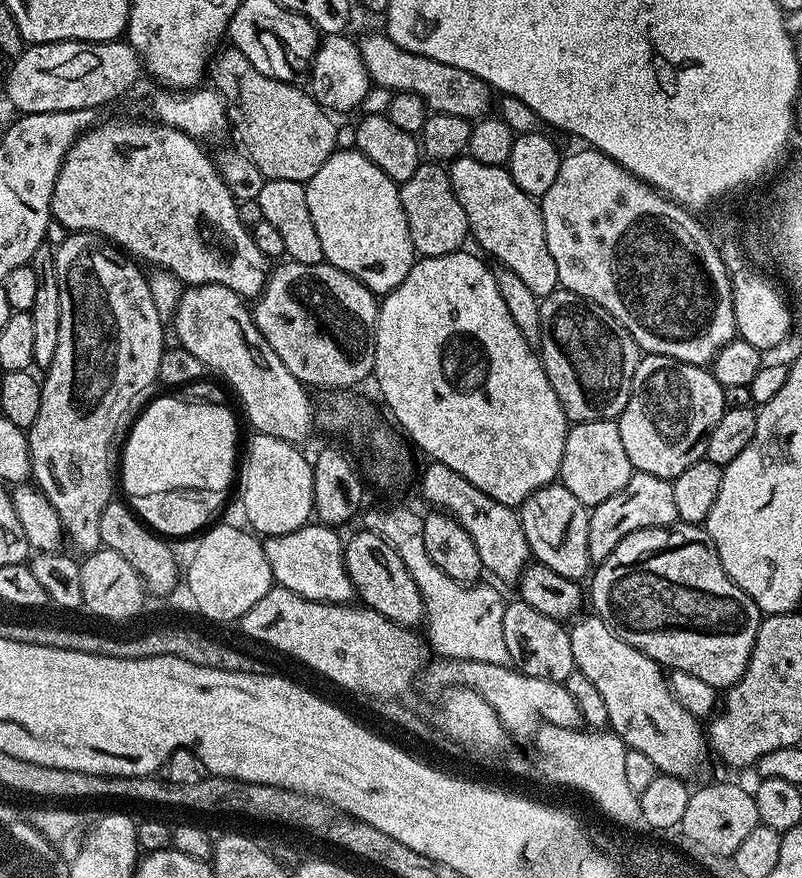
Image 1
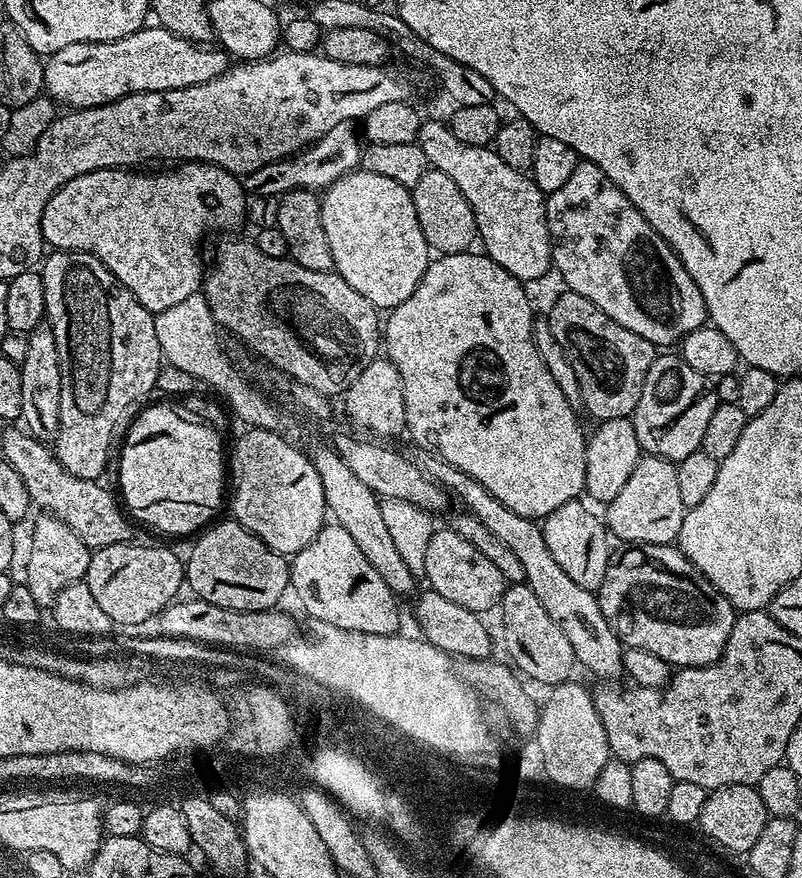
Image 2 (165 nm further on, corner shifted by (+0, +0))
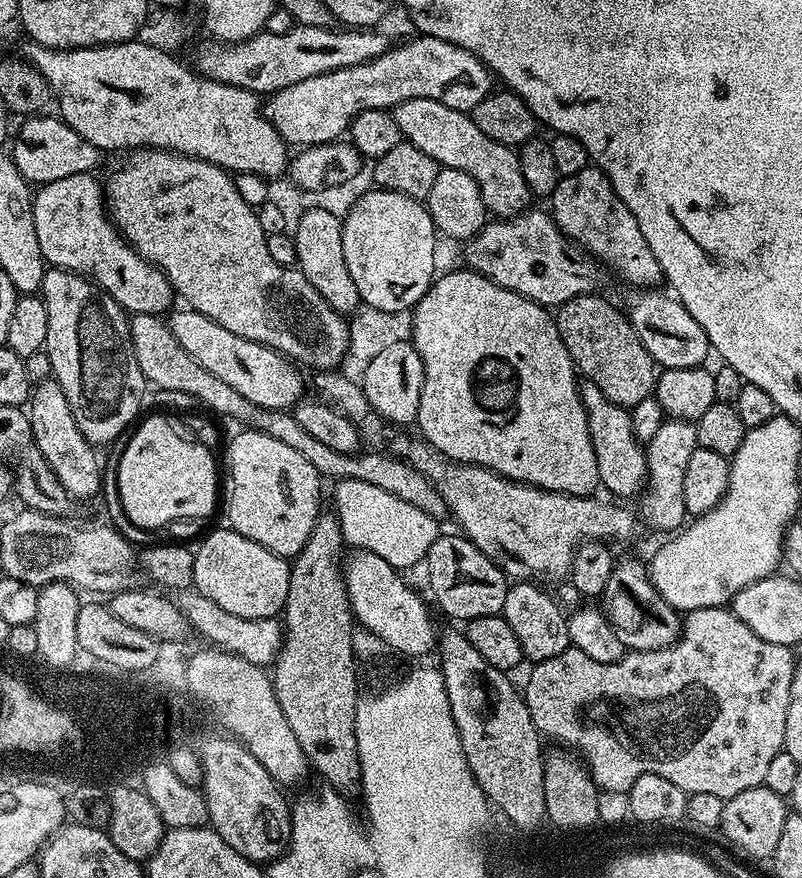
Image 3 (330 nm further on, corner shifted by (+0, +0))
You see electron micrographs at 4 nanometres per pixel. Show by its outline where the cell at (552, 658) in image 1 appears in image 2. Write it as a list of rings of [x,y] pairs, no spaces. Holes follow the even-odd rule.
[[[527,582],[523,584],[508,584],[498,605],[498,613],[504,619],[504,648],[508,651],[507,659],[514,665],[515,671],[521,677],[529,676],[543,686],[561,684],[564,680],[573,679],[572,668],[577,667],[574,646],[562,634],[562,626],[546,614],[542,602],[530,590]]]

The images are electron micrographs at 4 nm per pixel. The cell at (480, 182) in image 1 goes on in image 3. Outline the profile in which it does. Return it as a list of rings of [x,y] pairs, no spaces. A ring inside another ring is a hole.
[[[410,98],[396,105],[391,113],[407,143],[418,146],[422,154],[430,154],[441,168],[465,171],[477,182],[482,202],[493,217],[518,216],[529,207],[530,193],[526,178],[522,178],[519,155],[506,145],[494,142],[494,138],[486,138],[486,134],[474,126],[469,113],[442,106],[442,102],[430,98]]]

